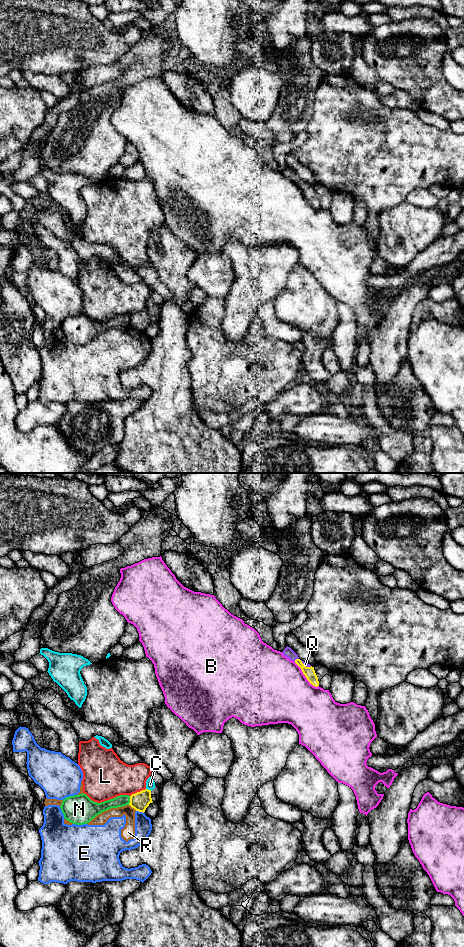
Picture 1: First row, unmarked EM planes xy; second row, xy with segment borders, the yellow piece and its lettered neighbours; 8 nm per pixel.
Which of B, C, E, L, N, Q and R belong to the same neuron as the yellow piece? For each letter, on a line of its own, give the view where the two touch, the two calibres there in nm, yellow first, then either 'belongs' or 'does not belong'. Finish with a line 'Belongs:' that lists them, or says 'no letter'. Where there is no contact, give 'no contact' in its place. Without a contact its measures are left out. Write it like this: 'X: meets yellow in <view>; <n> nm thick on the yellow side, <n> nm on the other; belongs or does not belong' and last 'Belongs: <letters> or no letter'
B: meets yellow in xy; 90 nm thick on the yellow side, 500 nm on the other; does not belong
C: meets yellow in xy; 150 nm thick on the yellow side, 80 nm on the other; does not belong
E: meets yellow in xy; 150 nm thick on the yellow side, 140 nm on the other; does not belong
L: meets yellow in xy; 150 nm thick on the yellow side, 320 nm on the other; does not belong
N: meets yellow in xy; 150 nm thick on the yellow side, 90 nm on the other; does not belong
Q: meets yellow in xy; 90 nm thick on the yellow side, 80 nm on the other; belongs
R: meets yellow in xy; 150 nm thick on the yellow side, 110 nm on the other; does not belong
Belongs: Q

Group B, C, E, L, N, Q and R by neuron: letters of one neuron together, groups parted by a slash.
B / C / E R / L / N / Q

